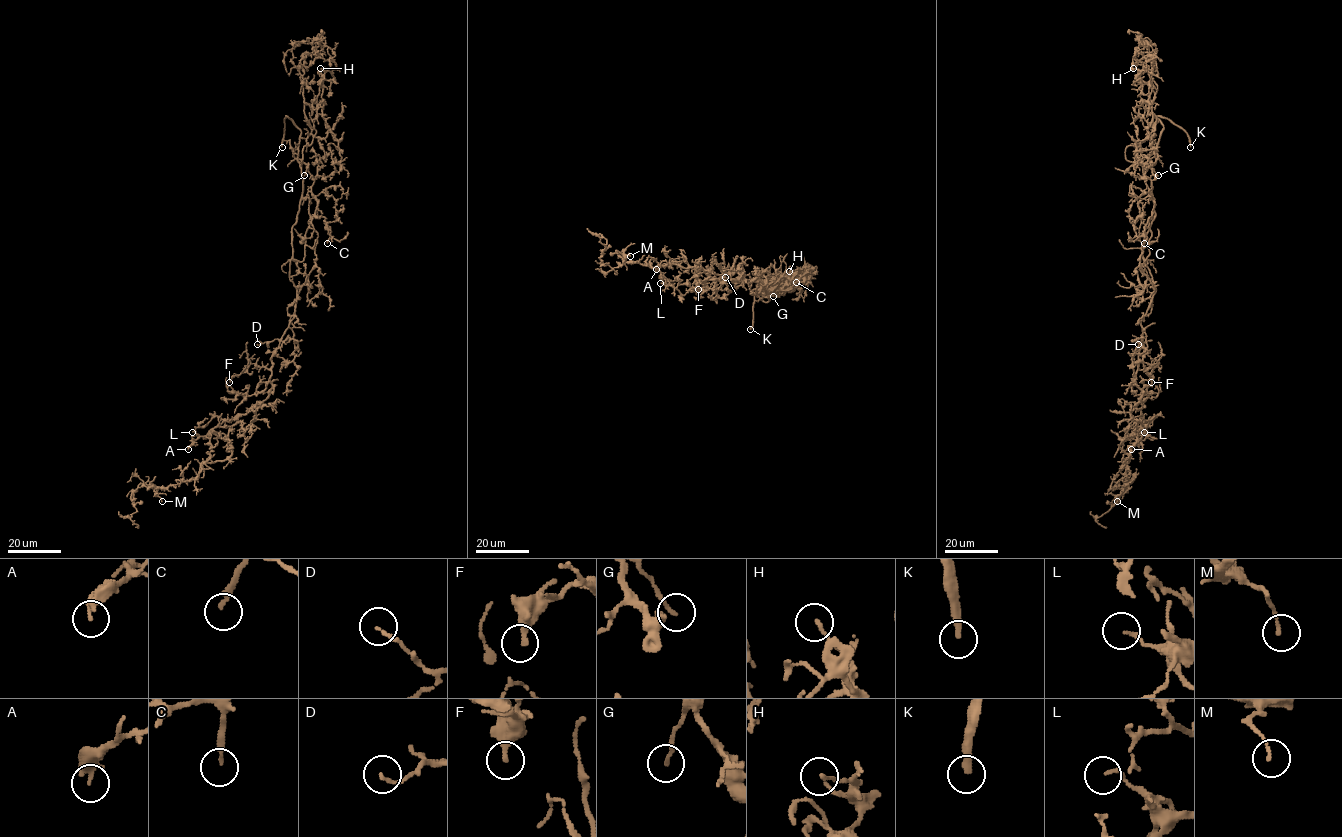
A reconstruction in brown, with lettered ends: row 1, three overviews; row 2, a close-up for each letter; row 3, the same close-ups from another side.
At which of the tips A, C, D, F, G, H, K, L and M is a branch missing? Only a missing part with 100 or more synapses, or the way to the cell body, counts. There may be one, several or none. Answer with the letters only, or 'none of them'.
C, K

